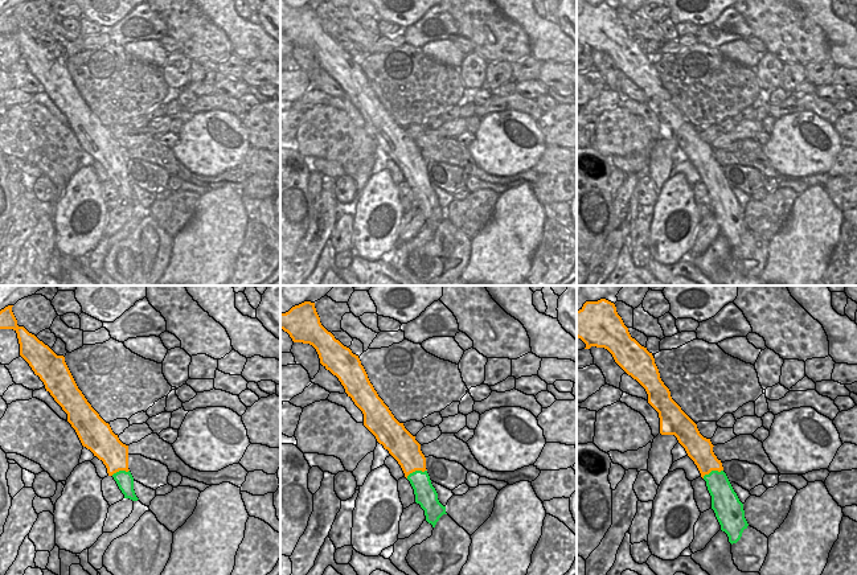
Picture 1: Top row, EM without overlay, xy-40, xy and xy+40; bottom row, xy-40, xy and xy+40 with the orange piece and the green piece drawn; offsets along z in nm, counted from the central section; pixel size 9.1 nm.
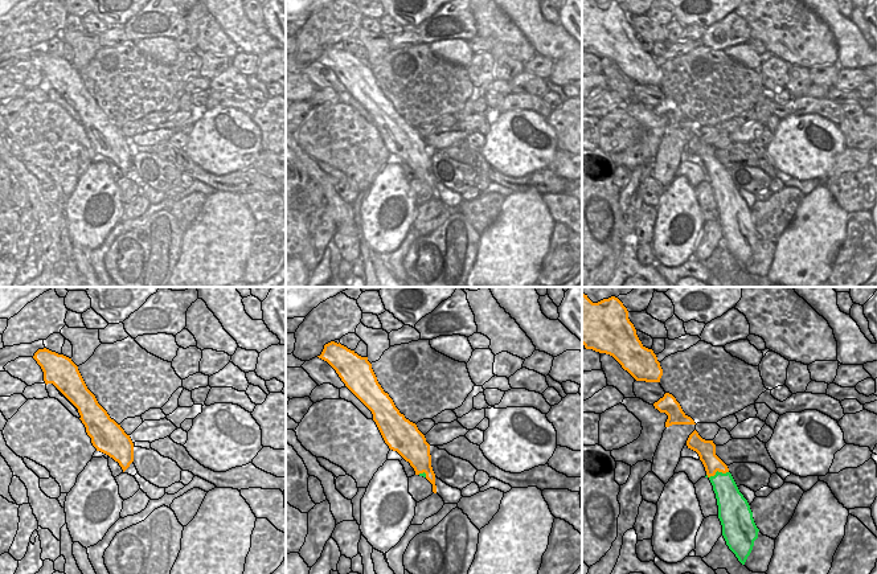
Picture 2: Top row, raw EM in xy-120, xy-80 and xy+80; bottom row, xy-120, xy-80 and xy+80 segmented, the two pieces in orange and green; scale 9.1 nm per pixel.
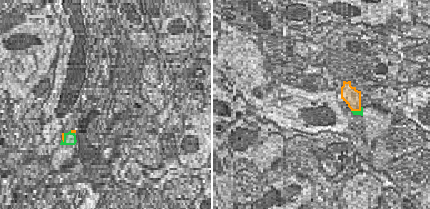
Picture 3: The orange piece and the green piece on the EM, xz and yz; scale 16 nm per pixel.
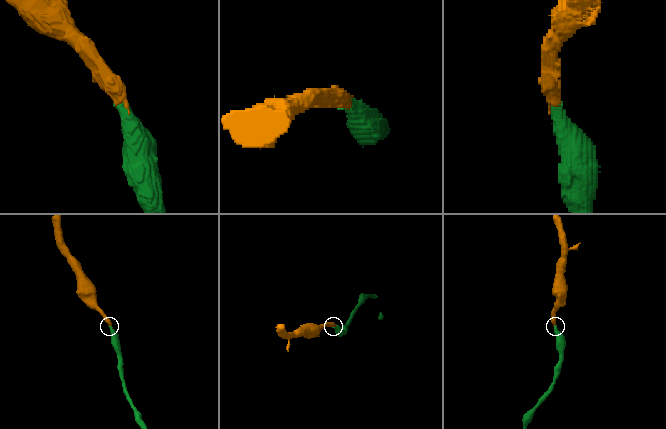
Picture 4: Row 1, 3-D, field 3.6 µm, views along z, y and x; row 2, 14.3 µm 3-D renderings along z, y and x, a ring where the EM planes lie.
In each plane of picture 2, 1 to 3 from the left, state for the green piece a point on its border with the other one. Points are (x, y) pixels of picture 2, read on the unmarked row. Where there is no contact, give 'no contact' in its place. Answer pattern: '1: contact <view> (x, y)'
1: no contact
2: contact xy-80 (423, 175)
3: contact xy+80 (717, 173)

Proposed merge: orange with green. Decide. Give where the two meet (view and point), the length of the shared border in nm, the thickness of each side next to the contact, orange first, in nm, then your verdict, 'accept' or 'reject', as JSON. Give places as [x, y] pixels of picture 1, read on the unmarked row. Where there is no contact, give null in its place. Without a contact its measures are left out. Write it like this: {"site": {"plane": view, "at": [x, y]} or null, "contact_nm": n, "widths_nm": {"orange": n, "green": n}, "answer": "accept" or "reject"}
{"site": {"plane": "xy", "at": [415, 173]}, "contact_nm": 200, "widths_nm": {"orange": 260, "green": 190}, "answer": "accept"}

